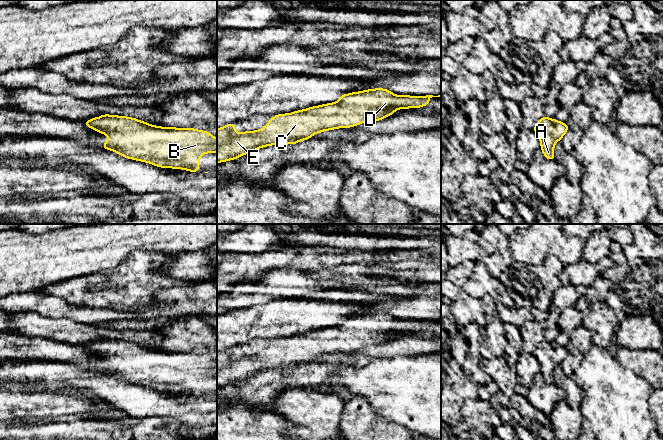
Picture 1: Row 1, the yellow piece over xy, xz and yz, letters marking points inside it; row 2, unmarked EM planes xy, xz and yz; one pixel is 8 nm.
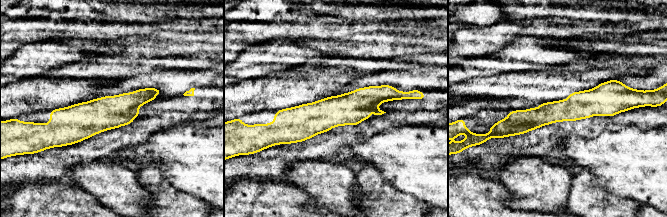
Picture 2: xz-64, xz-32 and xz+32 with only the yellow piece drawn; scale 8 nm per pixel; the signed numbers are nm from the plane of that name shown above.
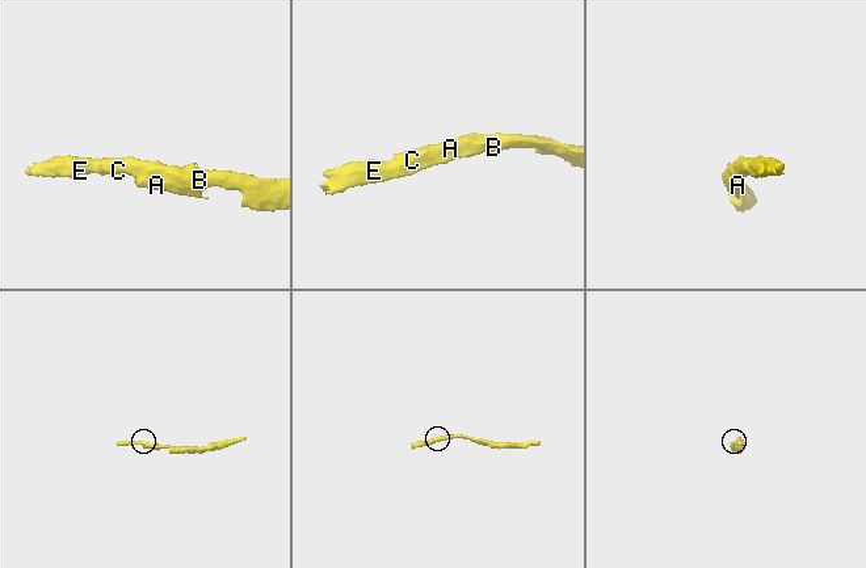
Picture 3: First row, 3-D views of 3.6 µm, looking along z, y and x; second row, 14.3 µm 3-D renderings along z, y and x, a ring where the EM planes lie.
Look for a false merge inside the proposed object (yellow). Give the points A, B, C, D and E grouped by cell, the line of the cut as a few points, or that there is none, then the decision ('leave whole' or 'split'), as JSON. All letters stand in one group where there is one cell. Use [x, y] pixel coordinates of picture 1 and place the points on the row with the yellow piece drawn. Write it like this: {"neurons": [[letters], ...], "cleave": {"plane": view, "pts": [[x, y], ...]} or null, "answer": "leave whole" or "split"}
{"neurons": [["A", "B", "C", "D", "E"]], "cleave": null, "answer": "leave whole"}

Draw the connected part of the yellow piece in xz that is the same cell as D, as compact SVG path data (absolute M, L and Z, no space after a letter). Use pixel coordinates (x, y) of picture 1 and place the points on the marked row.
M369 89L344 94L334 103L309 107L287 114L277 114L268 121L266 127L256 131L237 133L235 123L229 123L217 129L217 163L235 160L242 155L259 150L260 147L296 144L323 131L349 128L360 125L364 121L379 121L389 115L394 115L396 109L419 108L429 105L429 99L432 97L441 97L441 94L438 96L426 95L424 97L400 96L387 89Z

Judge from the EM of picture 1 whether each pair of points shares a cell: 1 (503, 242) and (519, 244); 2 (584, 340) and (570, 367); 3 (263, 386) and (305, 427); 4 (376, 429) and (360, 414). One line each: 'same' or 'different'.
1: different
2: same
3: different
4: same

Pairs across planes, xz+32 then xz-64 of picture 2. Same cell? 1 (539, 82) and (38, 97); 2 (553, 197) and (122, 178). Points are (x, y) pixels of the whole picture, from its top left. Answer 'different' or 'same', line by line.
1: same
2: same

